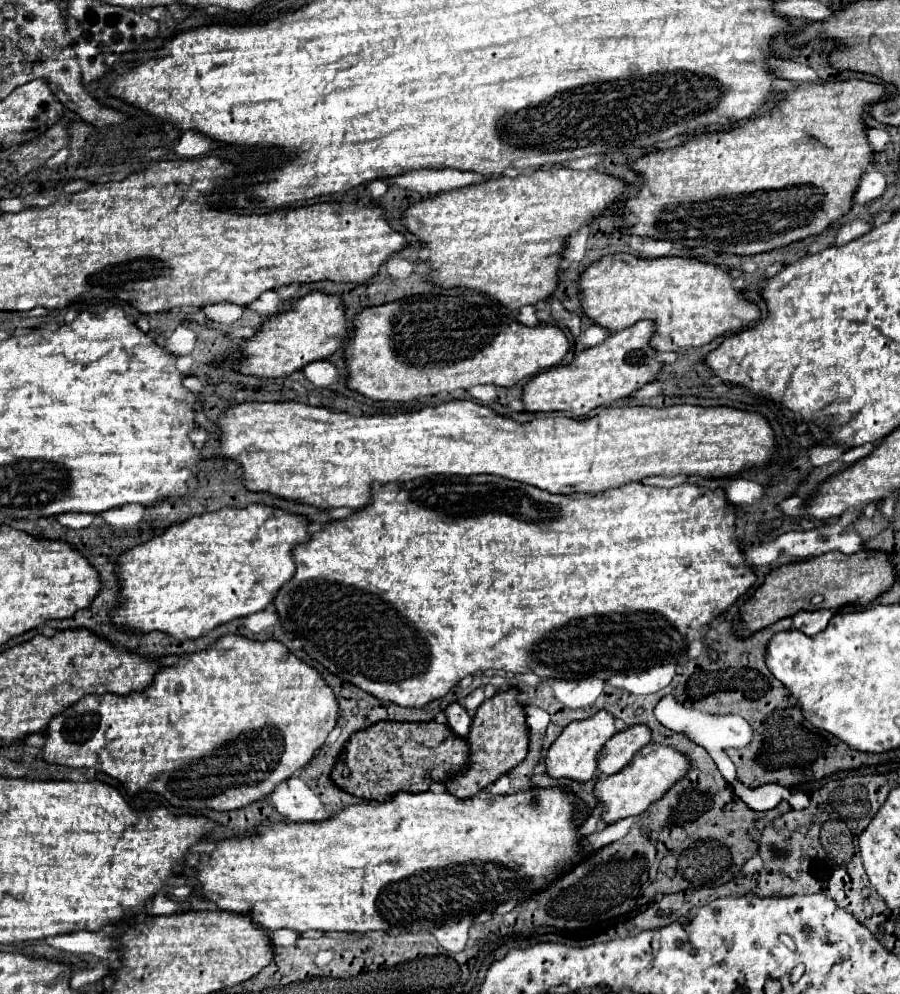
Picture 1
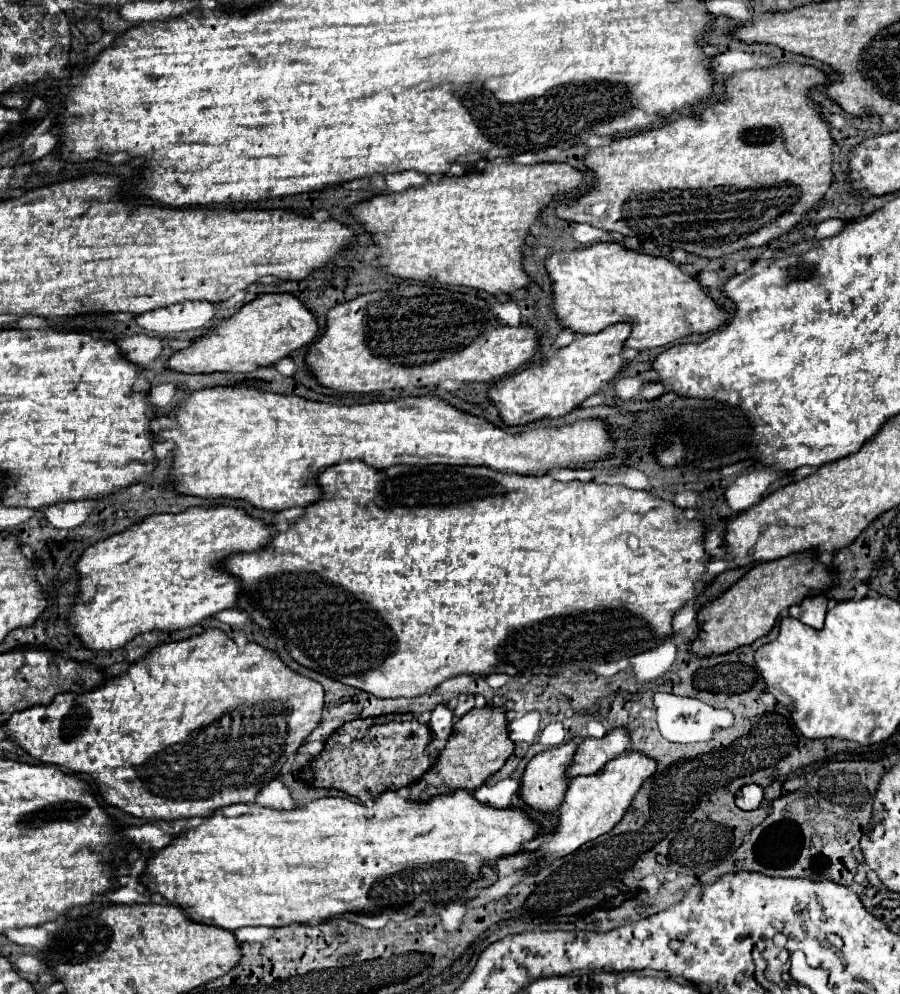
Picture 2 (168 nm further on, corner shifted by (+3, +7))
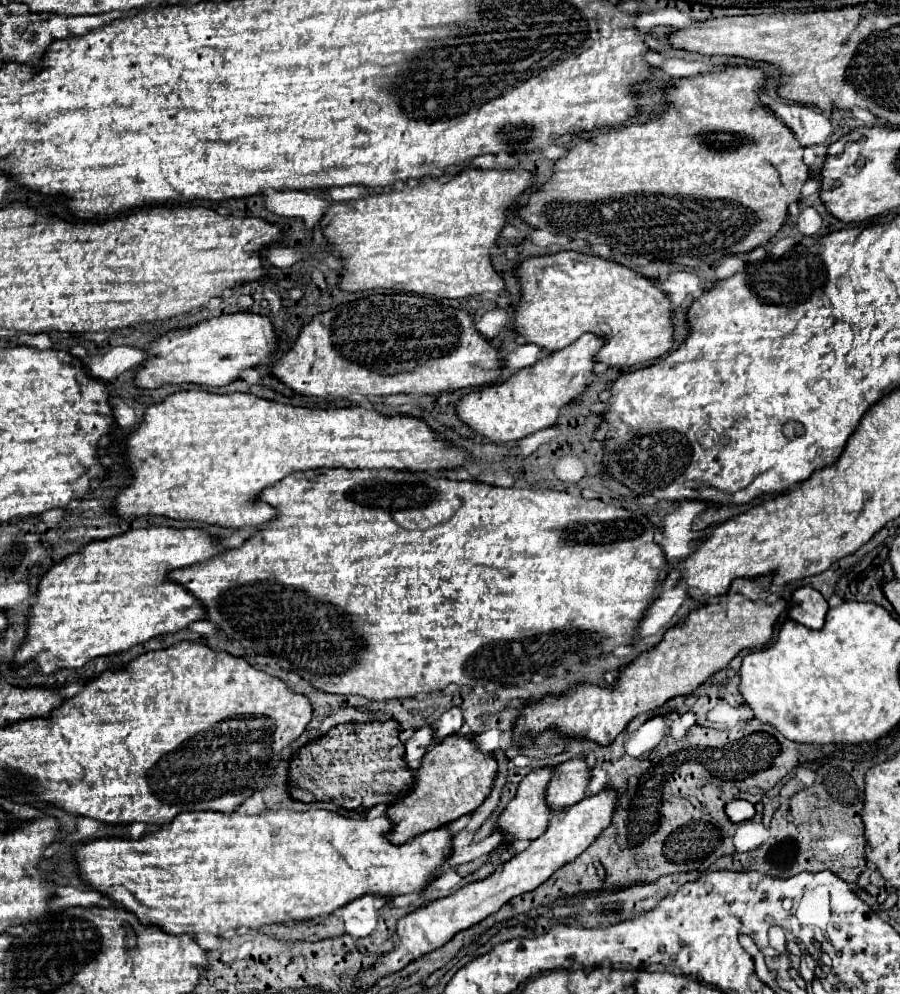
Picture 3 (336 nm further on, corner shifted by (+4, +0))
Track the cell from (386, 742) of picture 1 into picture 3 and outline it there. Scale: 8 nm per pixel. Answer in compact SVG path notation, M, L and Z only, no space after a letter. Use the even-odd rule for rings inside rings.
M397 721L333 727L327 735L303 745L303 749L293 755L287 773L289 795L303 803L333 801L335 805L357 813L367 813L379 803L389 805L407 795L413 785L413 771L407 767L403 751L405 747L399 741Z

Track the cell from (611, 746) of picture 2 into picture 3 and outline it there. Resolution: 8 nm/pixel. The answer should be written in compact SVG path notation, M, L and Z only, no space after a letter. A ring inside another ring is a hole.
M573 757L567 763L555 767L553 777L547 785L547 805L557 811L579 803L585 797L591 771L581 757Z

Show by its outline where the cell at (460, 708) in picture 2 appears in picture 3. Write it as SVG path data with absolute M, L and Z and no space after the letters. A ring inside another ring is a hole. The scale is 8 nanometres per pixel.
M453 707L453 709L445 711L435 721L435 725L433 725L433 729L435 729L435 741L439 741L439 739L443 739L447 735L457 733L461 729L461 725L463 725L463 713L461 713L459 707Z

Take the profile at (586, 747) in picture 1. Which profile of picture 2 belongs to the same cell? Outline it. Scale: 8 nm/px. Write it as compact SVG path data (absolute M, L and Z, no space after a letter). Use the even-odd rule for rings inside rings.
M570 738L562 746L556 746L556 748L550 748L546 752L536 754L528 762L524 776L522 776L522 798L526 800L528 806L538 808L542 812L550 812L562 804L566 790L568 790L568 784L570 784L570 780L566 778L566 770L568 770L568 764L572 764L572 760L574 760L574 754L576 754L580 740L582 738Z

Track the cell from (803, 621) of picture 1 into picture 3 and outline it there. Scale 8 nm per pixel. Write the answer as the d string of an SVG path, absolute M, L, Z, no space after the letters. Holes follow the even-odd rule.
M799 587L791 593L789 617L809 629L821 629L829 611L827 601L813 587Z

